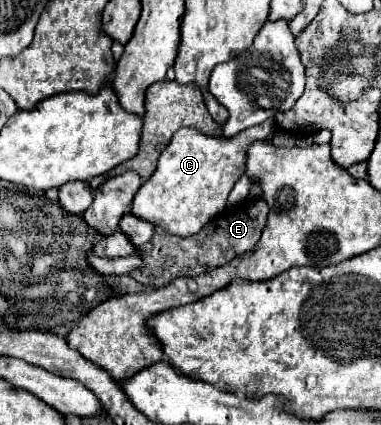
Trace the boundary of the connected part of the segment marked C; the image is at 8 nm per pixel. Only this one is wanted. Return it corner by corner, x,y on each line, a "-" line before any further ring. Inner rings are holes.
267,119
247,131
231,139
207,137
197,129
185,127
177,131
169,143
169,147
161,153
155,173
141,185
131,203
131,213
141,219
165,227
165,231
173,235
195,235
209,223
209,219
217,217
227,207
227,197
233,185
245,173
247,149
251,143
267,139
275,131
275,121

